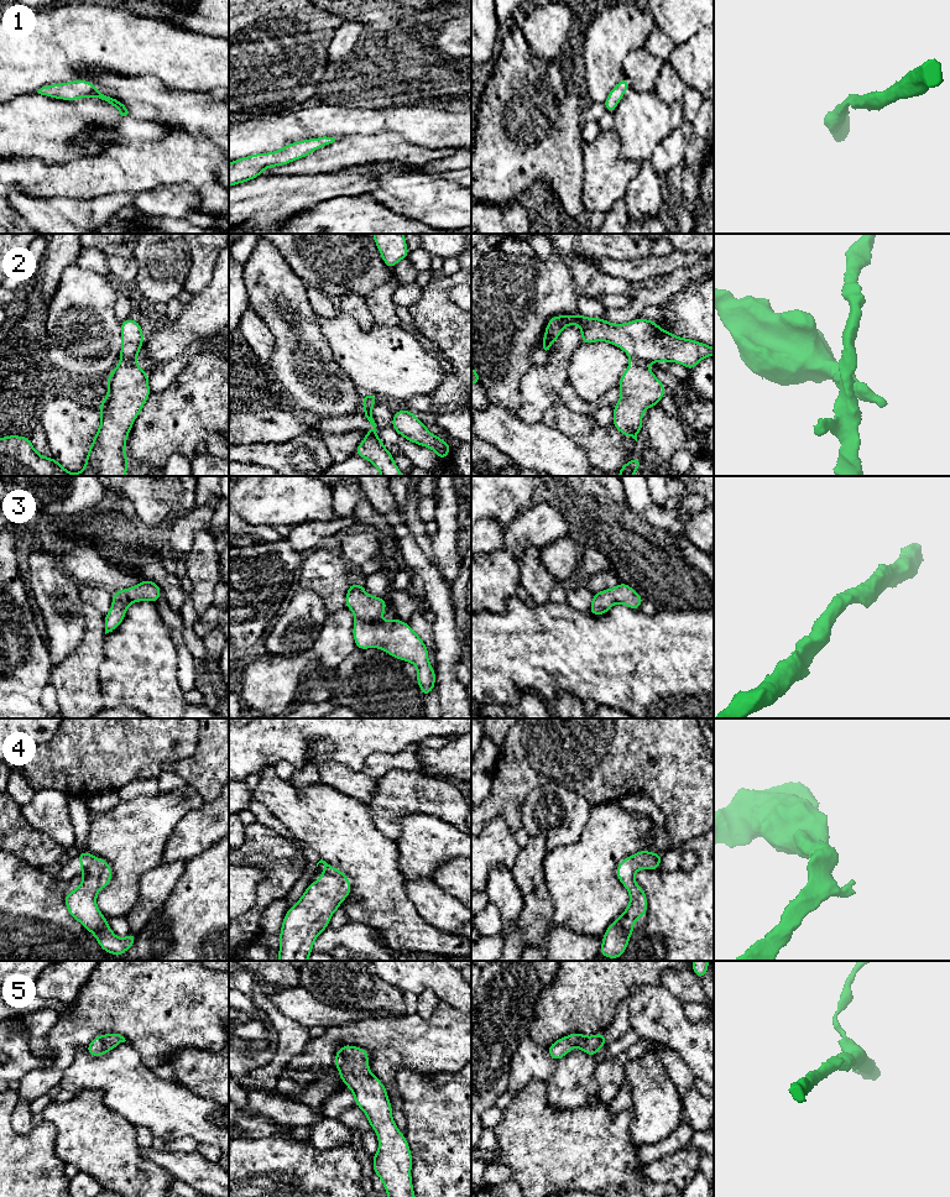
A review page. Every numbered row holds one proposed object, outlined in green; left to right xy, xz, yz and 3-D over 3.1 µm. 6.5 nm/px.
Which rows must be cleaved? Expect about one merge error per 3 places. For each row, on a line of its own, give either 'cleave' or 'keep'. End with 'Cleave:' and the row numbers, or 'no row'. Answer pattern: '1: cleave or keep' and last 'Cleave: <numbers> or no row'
1: keep
2: cleave
3: keep
4: keep
5: keep
Cleave: 2

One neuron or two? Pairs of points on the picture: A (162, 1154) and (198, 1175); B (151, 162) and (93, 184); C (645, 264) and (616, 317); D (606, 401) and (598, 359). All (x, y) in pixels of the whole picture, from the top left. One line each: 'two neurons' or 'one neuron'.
A: one neuron
B: one neuron
C: two neurons
D: two neurons

